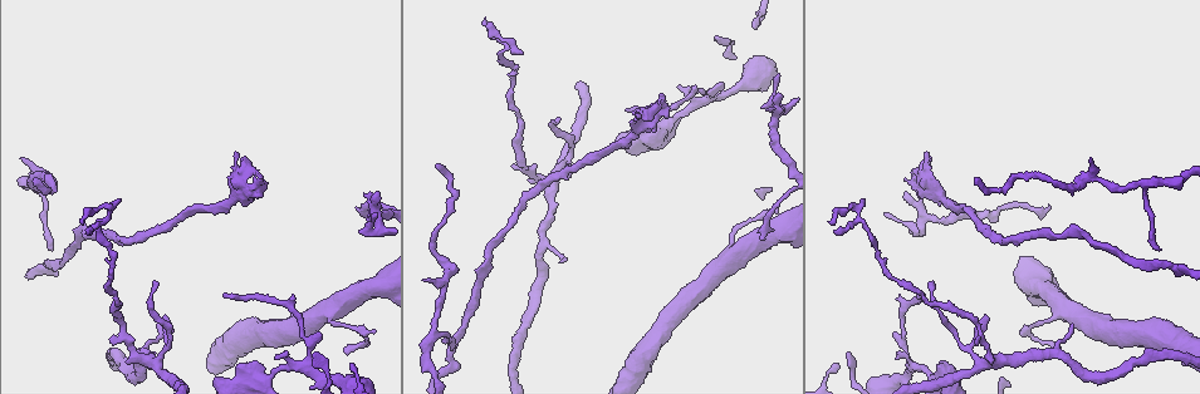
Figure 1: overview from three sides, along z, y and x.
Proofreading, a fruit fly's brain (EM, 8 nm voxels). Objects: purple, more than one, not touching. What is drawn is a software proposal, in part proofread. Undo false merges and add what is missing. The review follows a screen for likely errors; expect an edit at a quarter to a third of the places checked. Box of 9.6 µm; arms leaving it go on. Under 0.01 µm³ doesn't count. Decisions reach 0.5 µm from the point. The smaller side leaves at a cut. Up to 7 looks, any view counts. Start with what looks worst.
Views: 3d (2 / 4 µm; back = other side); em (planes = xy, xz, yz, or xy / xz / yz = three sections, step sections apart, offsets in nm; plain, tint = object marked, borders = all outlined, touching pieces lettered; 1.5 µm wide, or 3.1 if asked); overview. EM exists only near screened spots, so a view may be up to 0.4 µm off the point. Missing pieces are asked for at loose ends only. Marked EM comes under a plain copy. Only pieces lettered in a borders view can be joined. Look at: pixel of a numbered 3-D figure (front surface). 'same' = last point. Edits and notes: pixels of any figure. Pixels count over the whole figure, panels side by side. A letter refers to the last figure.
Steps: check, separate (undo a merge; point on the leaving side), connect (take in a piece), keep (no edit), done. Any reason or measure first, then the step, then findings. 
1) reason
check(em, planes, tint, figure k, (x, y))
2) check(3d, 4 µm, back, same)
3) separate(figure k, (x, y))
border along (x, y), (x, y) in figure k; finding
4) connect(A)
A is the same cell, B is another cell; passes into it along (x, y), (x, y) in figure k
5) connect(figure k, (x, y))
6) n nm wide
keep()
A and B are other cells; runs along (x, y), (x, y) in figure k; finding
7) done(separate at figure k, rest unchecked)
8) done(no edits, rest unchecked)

branch stops here
check(3d, 2 µm, back, figure 1, (763, 238))

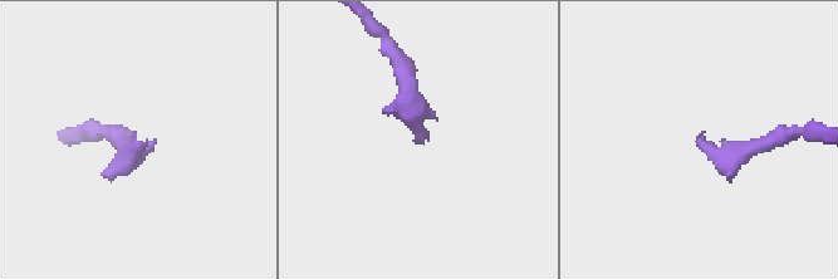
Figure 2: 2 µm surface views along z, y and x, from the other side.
check(em, planes, borders, figure 2, (699, 139))

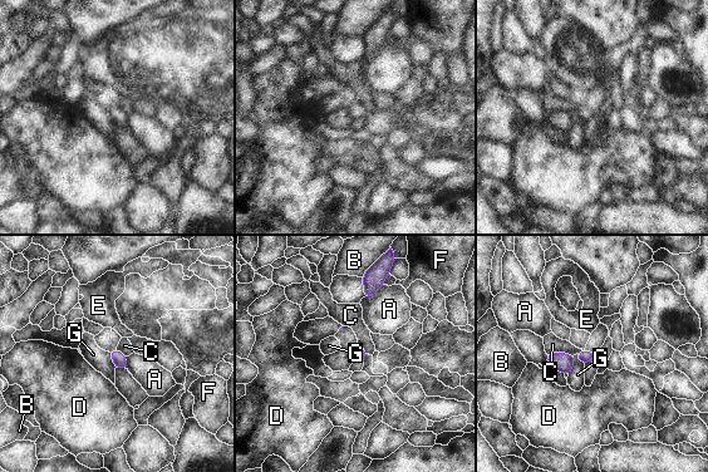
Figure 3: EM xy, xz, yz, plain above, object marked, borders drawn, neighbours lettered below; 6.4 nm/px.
keep()
A, B, C, D, E, F and G are other cells; none of them fits

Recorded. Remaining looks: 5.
free end
check(em, planes, borders, figure 1, (558, 262))

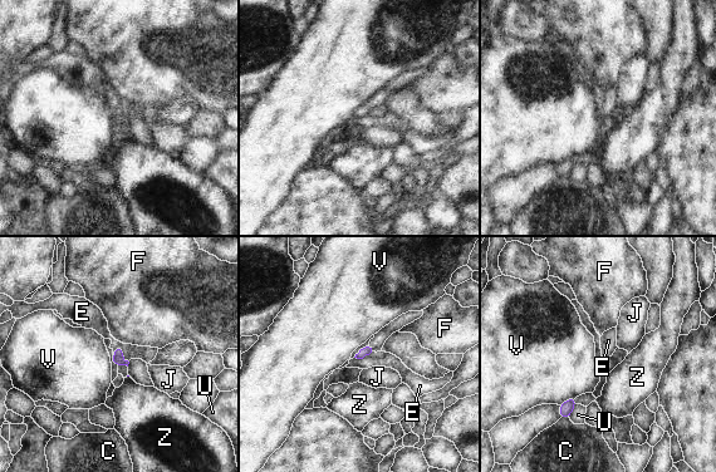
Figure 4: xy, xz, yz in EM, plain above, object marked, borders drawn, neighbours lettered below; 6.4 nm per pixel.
keep()
C, E, F, J, U, V and Z are other cells; border along (575, 396), (558, 404) in figure 4; no lettered piece goes on from it

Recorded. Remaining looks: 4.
branch stops here
check(3d, 4 µm, figure 1, (279, 357))

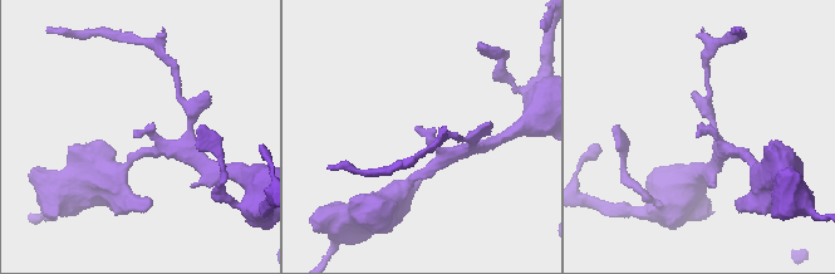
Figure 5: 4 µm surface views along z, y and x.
now the EM
check(em, planes, borders, figure 5, (698, 137))

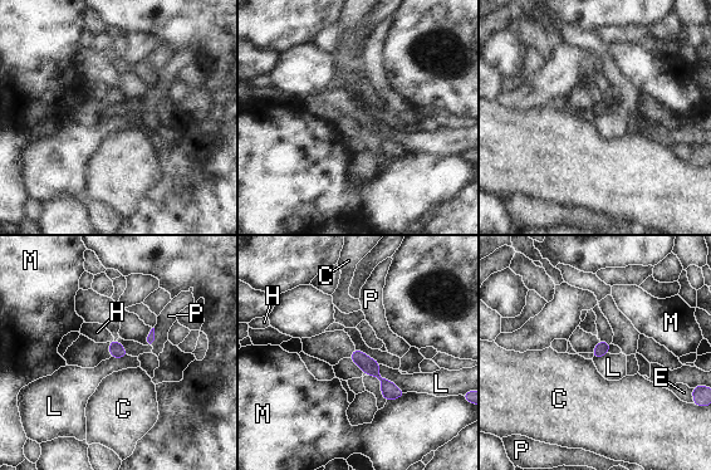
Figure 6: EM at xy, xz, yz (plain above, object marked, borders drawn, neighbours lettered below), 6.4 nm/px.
90 nm wide; L touches over 260 nm
keep()
C, E, H, L, M and P are other cells; none of them fits

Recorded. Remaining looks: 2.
done(no edits, rest unchecked)

